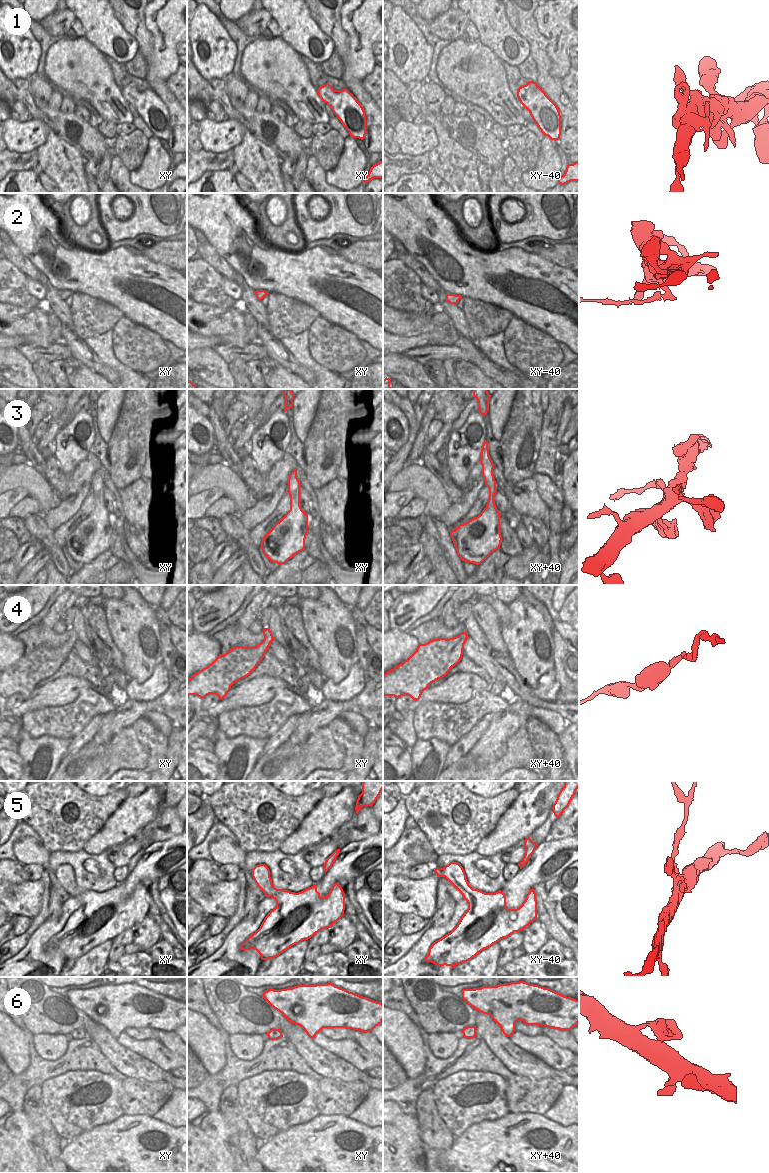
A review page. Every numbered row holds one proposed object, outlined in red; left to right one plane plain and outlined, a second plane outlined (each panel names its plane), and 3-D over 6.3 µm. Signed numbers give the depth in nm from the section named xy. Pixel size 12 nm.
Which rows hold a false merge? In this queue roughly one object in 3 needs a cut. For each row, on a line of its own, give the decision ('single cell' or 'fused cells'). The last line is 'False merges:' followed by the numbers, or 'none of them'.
1: single cell
2: fused cells
3: fused cells
4: single cell
5: fused cells
6: single cell
False merges: 2, 3, 5

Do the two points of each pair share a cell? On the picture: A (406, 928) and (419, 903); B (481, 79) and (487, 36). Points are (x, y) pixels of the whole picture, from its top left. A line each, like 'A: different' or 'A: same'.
A: different
B: different

